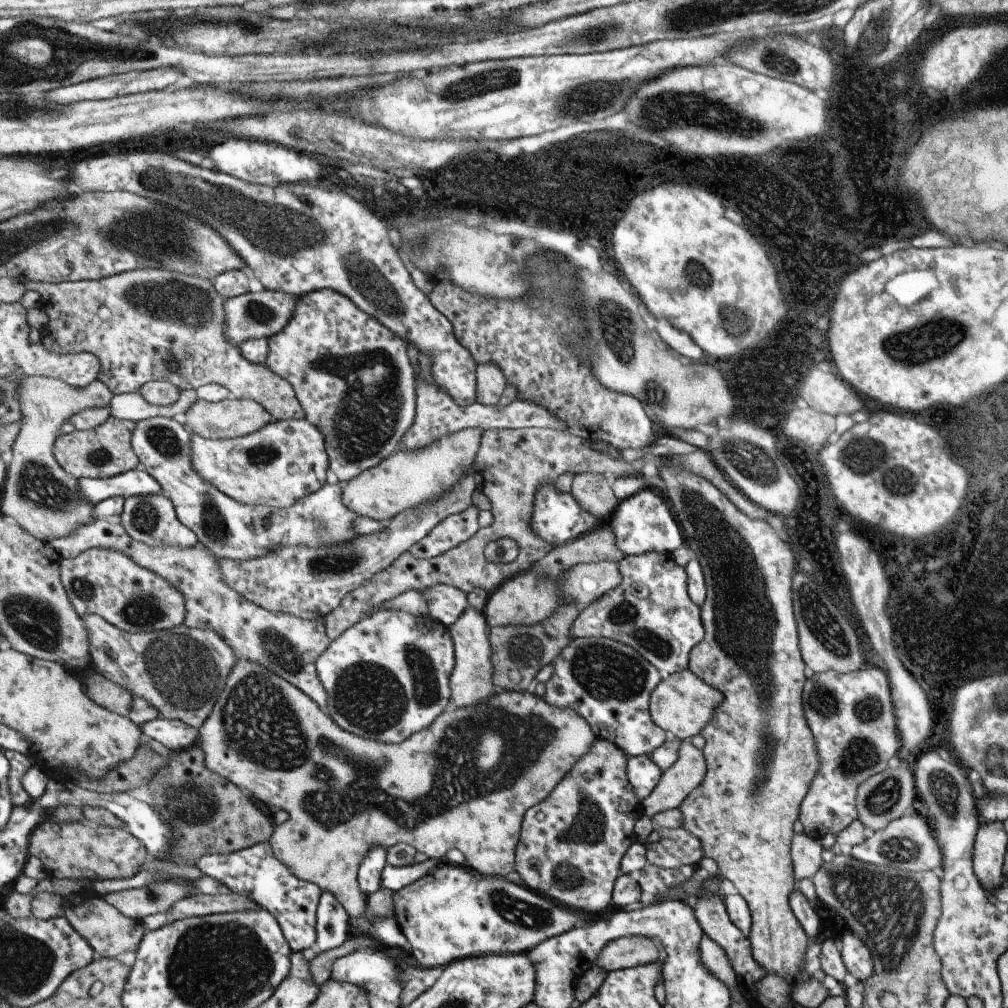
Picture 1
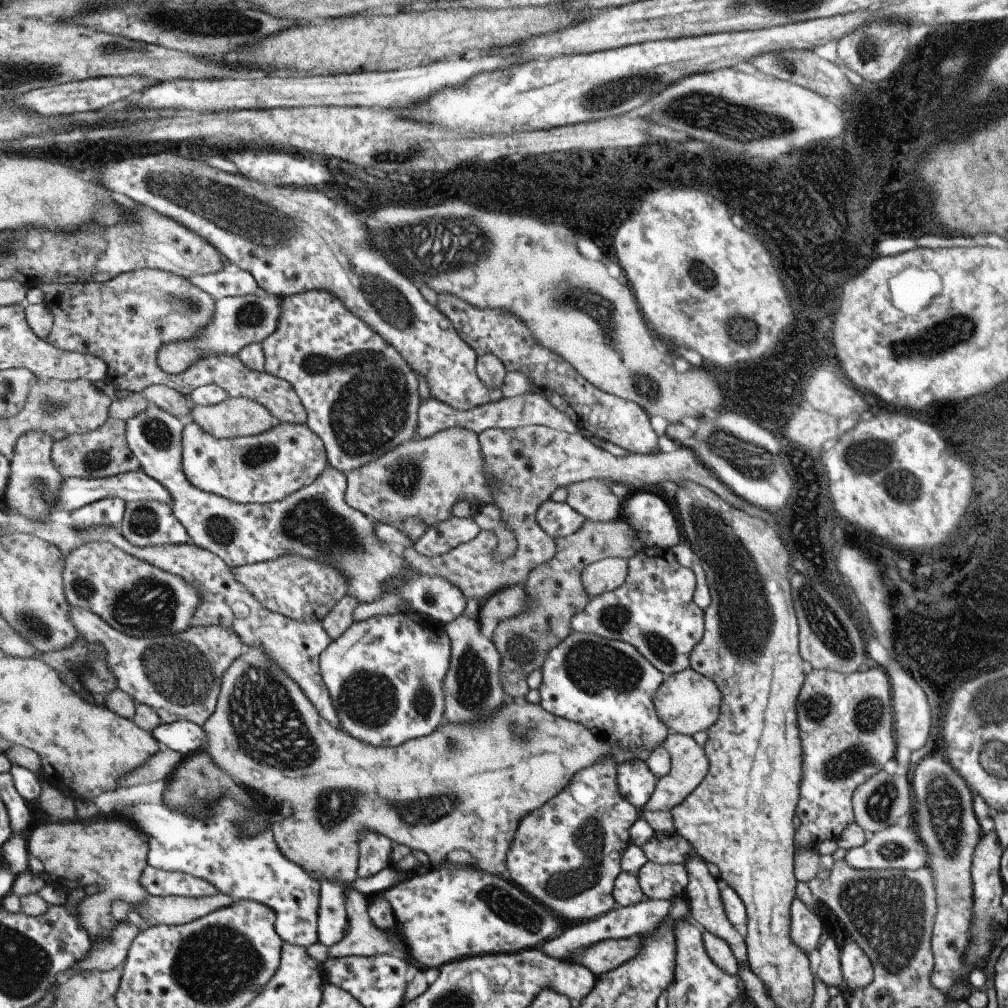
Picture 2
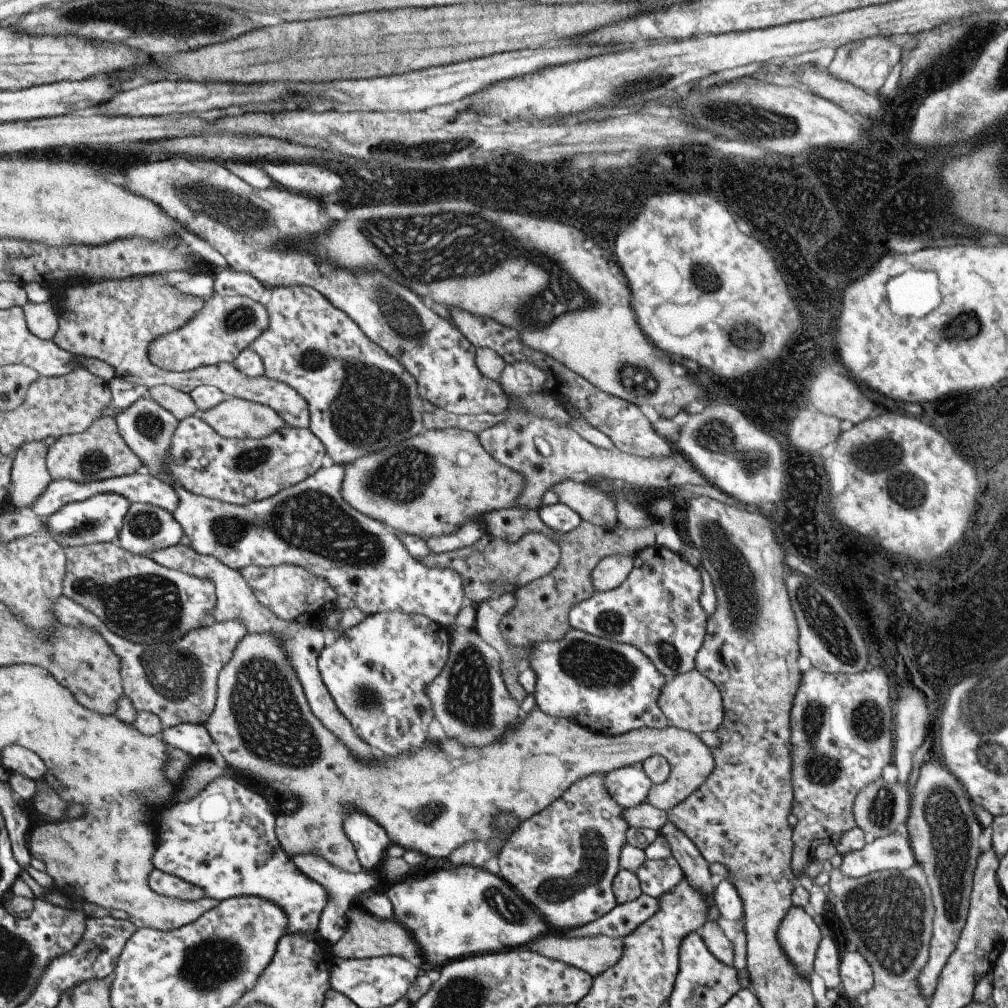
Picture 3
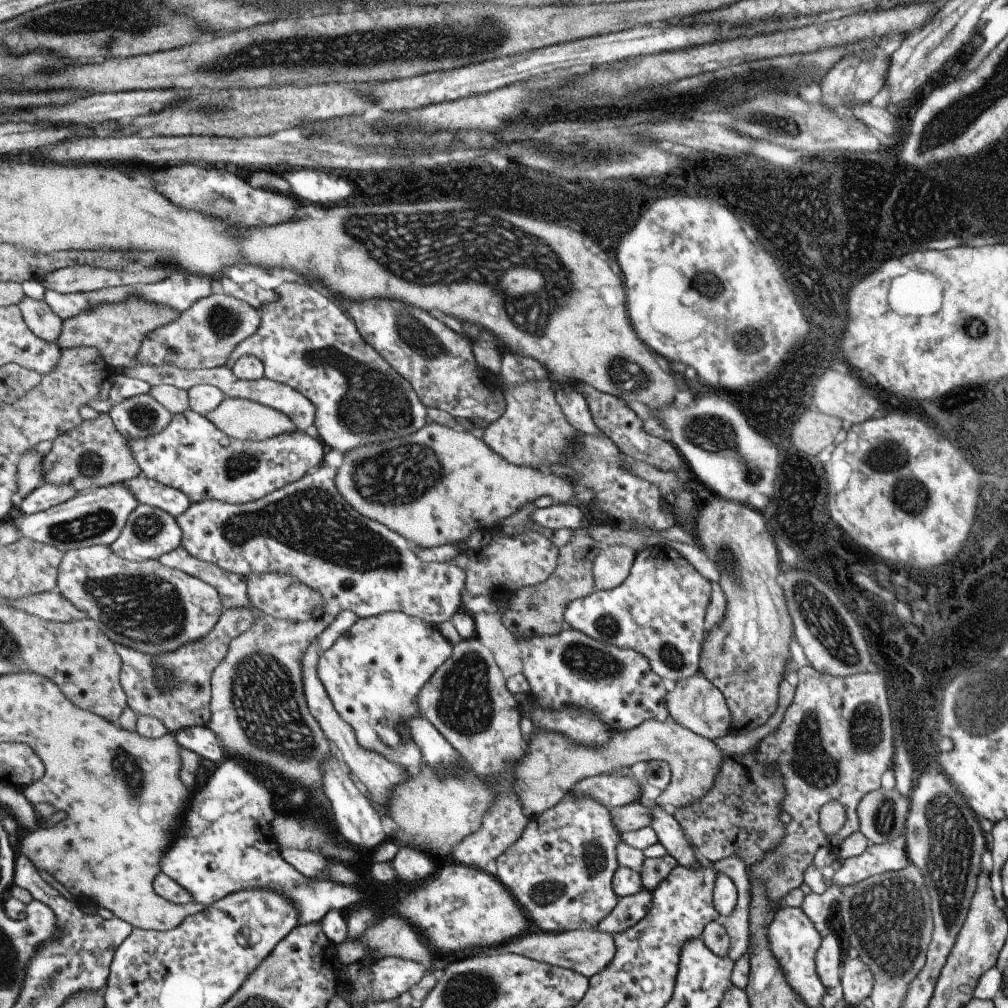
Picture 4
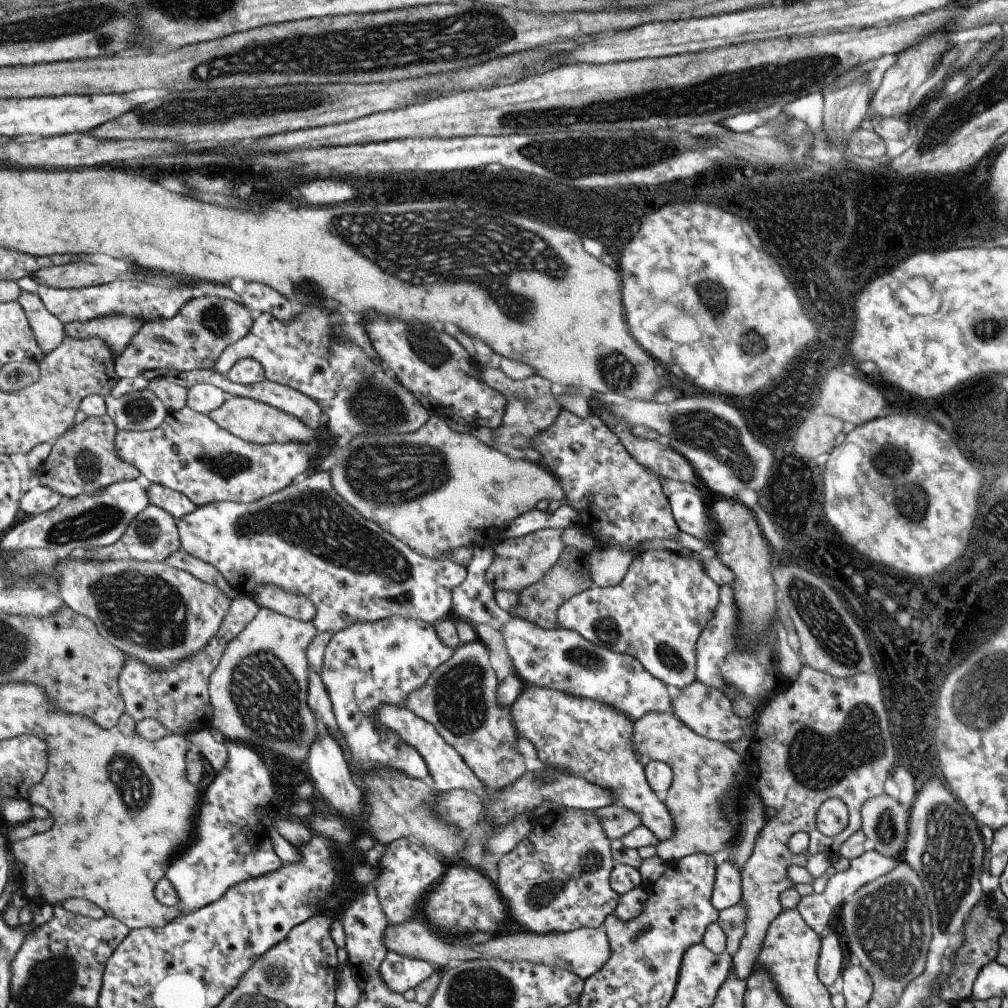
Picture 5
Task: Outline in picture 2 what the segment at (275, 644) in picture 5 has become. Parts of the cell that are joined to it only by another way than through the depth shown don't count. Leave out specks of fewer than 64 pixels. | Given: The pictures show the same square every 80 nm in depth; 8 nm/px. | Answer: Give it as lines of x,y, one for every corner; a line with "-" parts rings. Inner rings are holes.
247,647
245,653
241,655
233,665
227,669
222,680
222,689
220,692
219,702
215,712
209,717
209,720
202,726
205,734
207,734
206,750
212,756
213,762
221,767
231,778
235,779
242,787
247,788
251,793
258,792
265,795
275,802
289,802
291,815
287,818
274,817
271,822
271,832
274,841
278,845
278,849
292,863
295,863
299,868
302,868
312,879
319,881
325,879
342,886
344,889
344,907
348,918
348,926
343,938
334,945
327,948
327,959
334,959
346,956
373,956
378,954
388,954
397,958
405,958
404,951
407,950
405,942
401,936
395,932
387,932
373,926
369,916
367,915
367,907
369,904
369,895
354,889
352,883
357,878
356,870
358,867
358,838
361,830
365,832
377,832
381,836
387,837
391,842
399,842
408,846
413,851
422,852
429,862
443,861
448,852
461,850
468,852
472,858
472,866
477,870
499,875
504,879
508,879
506,867
506,852
509,850
512,838
514,837
519,821
534,808
539,808
544,802
553,798
567,783
570,782
572,774
575,771
581,770
583,767
589,766
591,763
600,761
603,757
611,757
617,764
621,764
627,759
643,758
648,750
634,749
626,751
617,745
611,745
608,742
601,742
596,736
591,734
585,726
578,722
567,720
563,717
555,716
543,710
539,703
530,703
523,701
522,704
517,704
513,699
507,700
498,706
491,714
485,718
477,719
476,721
450,723
443,720
444,723
439,730
422,737
409,739
403,744
395,747
376,747
362,740
353,738
341,729
336,729
330,722
327,722
317,710
315,706
305,695
305,692
298,686
298,683
293,682
284,671
266,654
262,647
-
669,733
661,744
666,748
670,758
670,769
667,774
656,780
654,789
642,806
645,811
669,811
677,806
702,780
708,769
708,760
701,745
697,745
693,738
687,735

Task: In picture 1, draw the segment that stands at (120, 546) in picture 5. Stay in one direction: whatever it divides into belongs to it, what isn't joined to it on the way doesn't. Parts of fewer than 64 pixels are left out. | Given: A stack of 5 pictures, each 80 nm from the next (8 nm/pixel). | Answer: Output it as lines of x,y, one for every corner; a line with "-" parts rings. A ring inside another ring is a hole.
163,492
159,494
130,496
124,504
121,523
136,541
149,546
183,547
197,546
200,540
194,530
178,517
174,502

